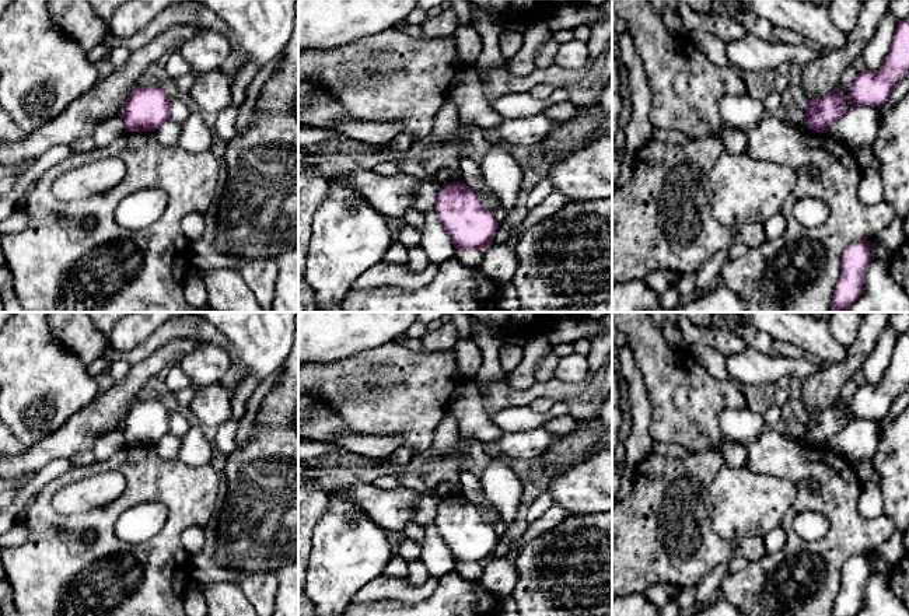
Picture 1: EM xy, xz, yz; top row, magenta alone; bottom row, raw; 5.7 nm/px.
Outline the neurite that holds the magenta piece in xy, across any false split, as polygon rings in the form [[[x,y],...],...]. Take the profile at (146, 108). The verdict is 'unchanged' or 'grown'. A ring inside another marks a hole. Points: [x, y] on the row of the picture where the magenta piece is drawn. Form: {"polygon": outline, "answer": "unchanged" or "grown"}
{"polygon": [[[157,85],[134,88],[122,108],[126,132],[154,132],[169,119],[169,101]]], "answer": "unchanged"}

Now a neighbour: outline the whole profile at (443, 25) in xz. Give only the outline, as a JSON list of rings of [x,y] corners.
[[[443,10],[440,15],[426,20],[420,28],[427,38],[454,36],[458,27],[457,15],[452,10]]]

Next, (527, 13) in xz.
[[[469,0],[472,6],[482,7],[499,17],[504,24],[514,22],[527,28],[546,21],[559,6],[580,4],[585,0]]]

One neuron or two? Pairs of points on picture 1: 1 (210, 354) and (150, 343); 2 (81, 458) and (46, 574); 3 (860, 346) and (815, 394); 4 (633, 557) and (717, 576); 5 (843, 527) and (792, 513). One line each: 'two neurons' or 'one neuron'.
1: two neurons
2: two neurons
3: one neuron
4: two neurons
5: one neuron

